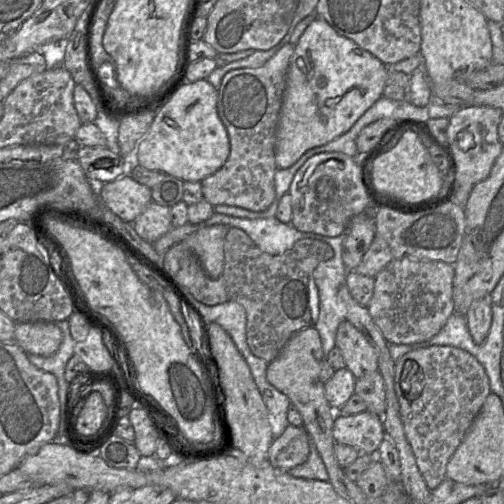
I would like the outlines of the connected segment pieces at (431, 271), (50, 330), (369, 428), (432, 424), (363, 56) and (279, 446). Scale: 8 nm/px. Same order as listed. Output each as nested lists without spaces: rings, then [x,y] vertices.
[[[408,257],[393,259],[374,277],[374,293],[367,309],[388,343],[414,344],[437,335],[454,313],[454,265],[442,261],[416,260]]]
[[[53,322],[16,323],[14,342],[27,354],[49,357],[54,355],[63,341],[61,329]]]
[[[369,411],[351,415],[336,413],[332,433],[336,443],[350,445],[359,450],[360,453],[372,456],[376,456],[380,444],[387,437],[383,416]]]
[[[432,345],[404,354],[395,362],[395,390],[405,436],[416,464],[432,492],[446,478],[446,468],[490,394],[482,364],[469,352]]]
[[[316,17],[301,35],[290,59],[276,128],[276,167],[289,168],[308,150],[323,146],[349,131],[355,122],[383,96],[387,67],[354,41],[339,35],[325,19]]]
[[[288,424],[284,432],[275,438],[268,450],[268,461],[281,470],[289,470],[303,464],[310,452],[310,438],[303,426]]]

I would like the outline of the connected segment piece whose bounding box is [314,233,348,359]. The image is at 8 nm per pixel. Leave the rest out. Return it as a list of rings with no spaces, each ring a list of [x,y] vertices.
[[[344,233],[337,237],[330,237],[326,240],[327,245],[332,247],[333,255],[326,261],[322,261],[314,269],[314,282],[318,289],[319,297],[319,317],[314,327],[319,332],[324,359],[335,347],[336,333],[341,322],[346,320],[347,309],[343,301],[339,298],[339,288],[345,283],[348,270],[342,258],[342,245],[344,242]]]

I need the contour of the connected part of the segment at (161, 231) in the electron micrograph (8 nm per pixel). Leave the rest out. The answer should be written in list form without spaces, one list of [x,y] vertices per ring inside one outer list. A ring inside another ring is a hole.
[[[152,201],[133,222],[133,226],[142,239],[153,244],[172,227],[170,208]]]

